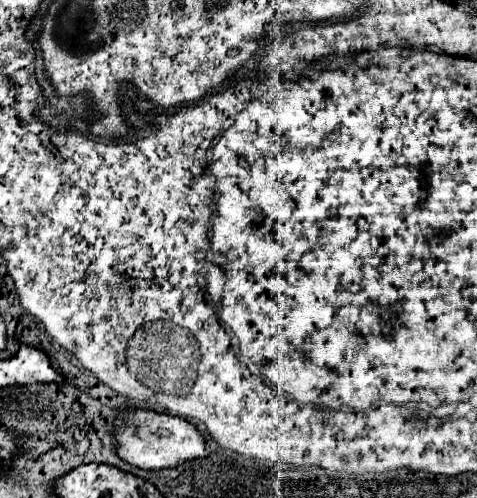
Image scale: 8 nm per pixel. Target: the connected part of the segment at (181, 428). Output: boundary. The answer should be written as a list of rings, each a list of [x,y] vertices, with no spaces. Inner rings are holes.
[[[134,409],[132,413],[124,413],[124,415],[120,413],[114,421],[114,427],[118,439],[118,455],[128,463],[138,465],[140,469],[158,471],[166,467],[178,467],[186,461],[202,459],[208,455],[206,437],[196,429],[196,425],[180,417]]]

